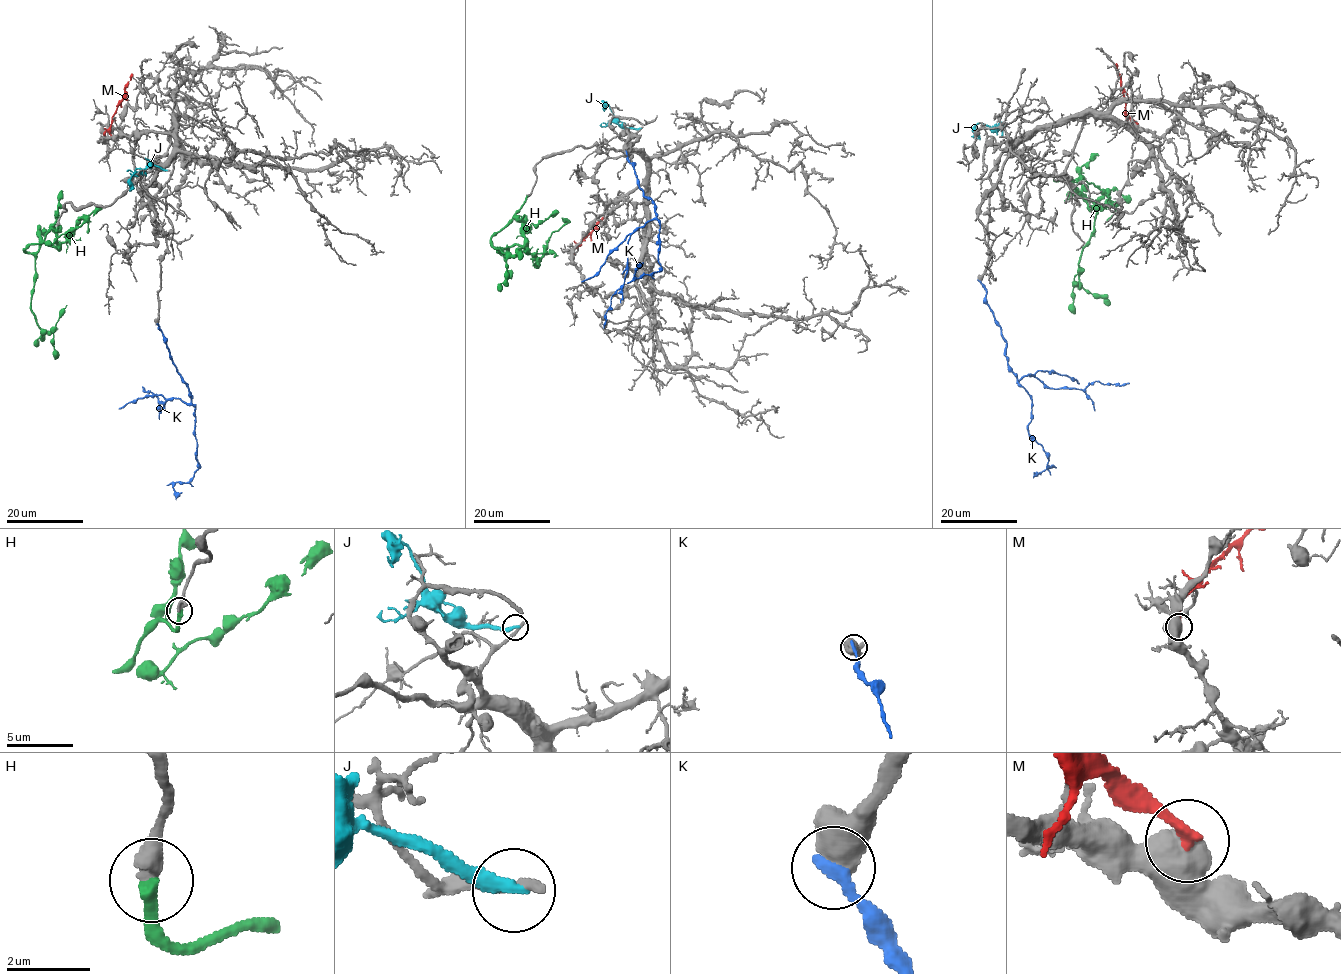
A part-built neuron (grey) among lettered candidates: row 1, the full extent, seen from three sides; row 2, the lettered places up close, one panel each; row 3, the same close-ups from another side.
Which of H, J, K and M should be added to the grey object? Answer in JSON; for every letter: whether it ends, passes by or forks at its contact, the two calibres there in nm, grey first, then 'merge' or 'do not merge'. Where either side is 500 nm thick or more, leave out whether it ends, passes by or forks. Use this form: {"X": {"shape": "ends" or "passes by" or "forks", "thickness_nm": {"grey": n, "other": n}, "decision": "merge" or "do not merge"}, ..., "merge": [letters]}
{"H": {"shape": "ends", "thickness_nm": {"grey": 340, "other": 300}, "decision": "merge"}, "J": {"shape": "ends", "thickness_nm": {"grey": 280, "other": 320}, "decision": "do not merge"}, "K": {"thickness_nm": {"grey": 700, "other": 320}, "decision": "do not merge"}, "M": {"thickness_nm": {"grey": 800, "other": 280}, "decision": "do not merge"}, "merge": ["H"]}

